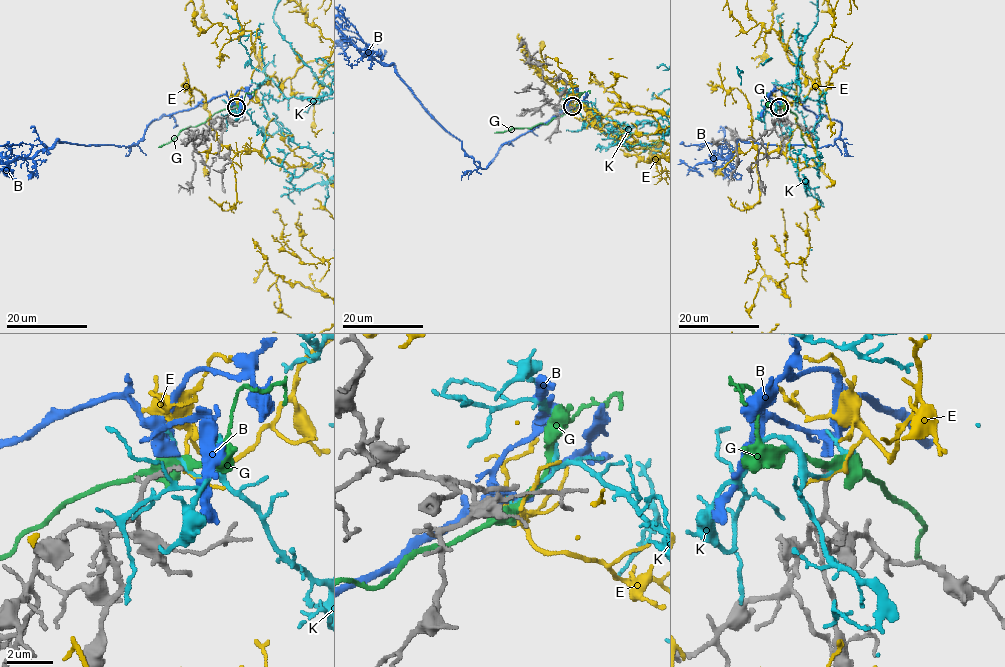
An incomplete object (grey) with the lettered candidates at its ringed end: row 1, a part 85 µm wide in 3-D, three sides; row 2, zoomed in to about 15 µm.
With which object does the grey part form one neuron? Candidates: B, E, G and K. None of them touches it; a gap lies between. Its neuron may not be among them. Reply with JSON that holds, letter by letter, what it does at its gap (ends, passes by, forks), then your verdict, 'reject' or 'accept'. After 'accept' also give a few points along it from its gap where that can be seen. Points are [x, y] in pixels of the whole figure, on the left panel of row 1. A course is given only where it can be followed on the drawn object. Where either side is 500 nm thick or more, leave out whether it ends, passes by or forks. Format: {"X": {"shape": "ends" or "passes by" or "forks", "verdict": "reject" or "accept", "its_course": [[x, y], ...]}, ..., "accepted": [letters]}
{"B": {"shape": "ends", "verdict": "reject"}, "E": {"shape": "passes by", "verdict": "reject"}, "G": {"shape": "passes by", "verdict": "reject"}, "K": {"shape": "forks", "verdict": "reject"}, "accepted": []}

